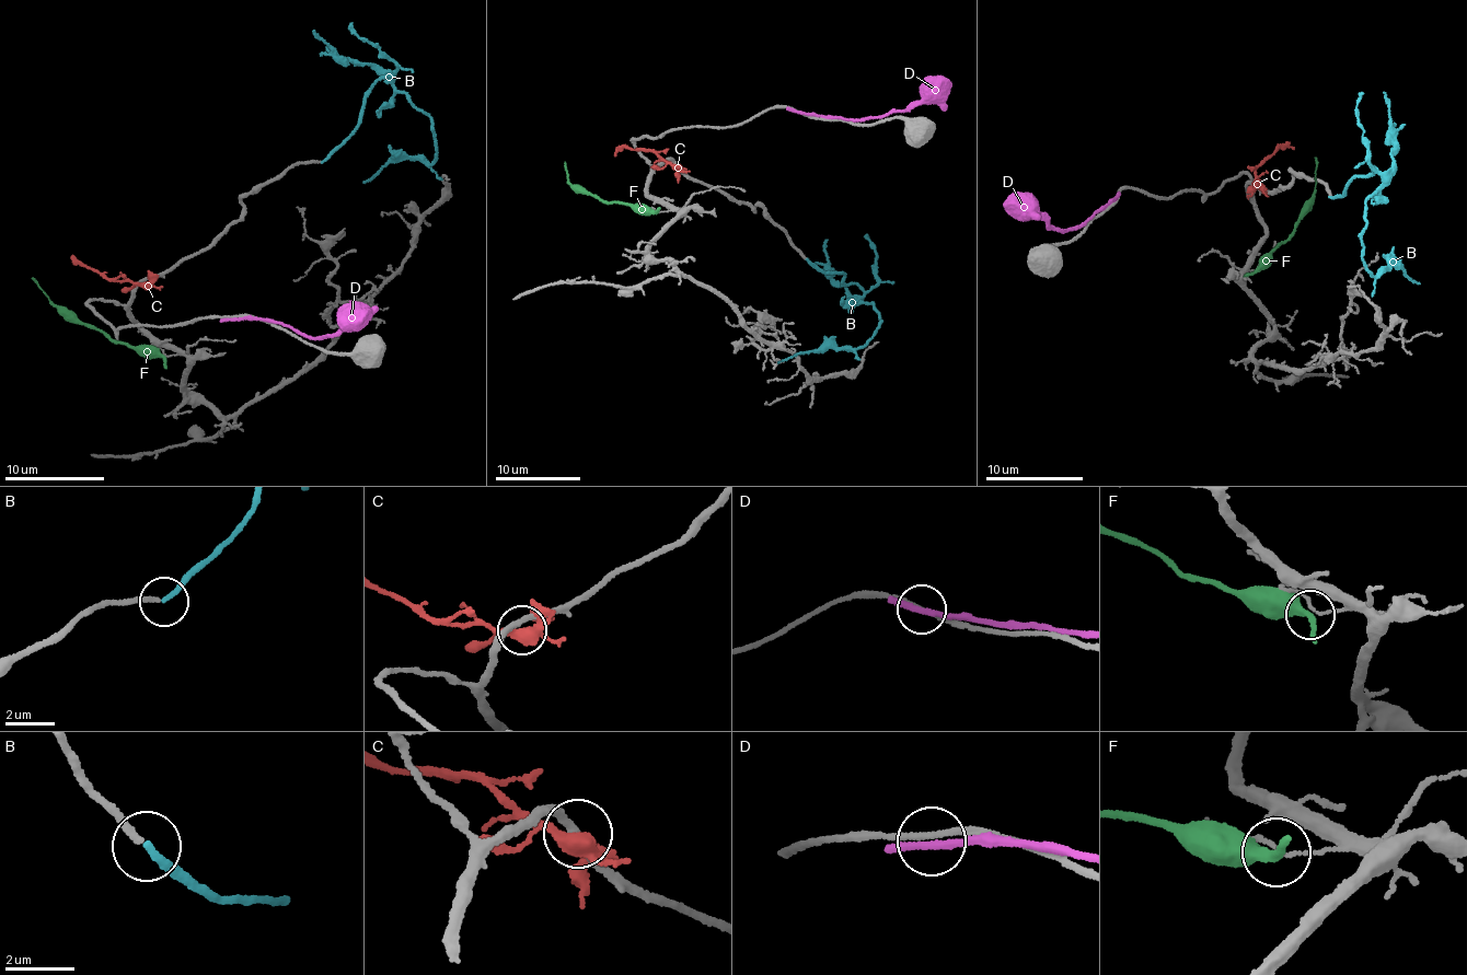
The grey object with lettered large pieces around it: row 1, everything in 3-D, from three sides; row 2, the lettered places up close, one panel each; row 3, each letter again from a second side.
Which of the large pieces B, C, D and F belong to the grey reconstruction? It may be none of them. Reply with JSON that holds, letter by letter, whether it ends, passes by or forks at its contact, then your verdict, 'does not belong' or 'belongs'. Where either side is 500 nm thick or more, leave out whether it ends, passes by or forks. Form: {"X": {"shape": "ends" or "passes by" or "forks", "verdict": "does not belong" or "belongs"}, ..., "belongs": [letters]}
{"B": {"shape": "ends", "verdict": "belongs"}, "C": {"shape": "forks", "verdict": "does not belong"}, "D": {"shape": "passes by", "verdict": "does not belong"}, "F": {"shape": "passes by", "verdict": "does not belong"}, "belongs": ["B"]}

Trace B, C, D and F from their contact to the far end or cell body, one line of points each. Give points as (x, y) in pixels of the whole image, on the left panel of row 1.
B: (322, 163), (359, 124), (370, 85), (391, 74), (427, 113), (437, 159), (403, 153), (364, 182)
C: (145, 283), (100, 276), (79, 266), (74, 258)
D: (233, 317), (275, 322), (323, 338), (364, 317), (357, 311)
F: (163, 356), (114, 341), (99, 329), (64, 317), (31, 278)

